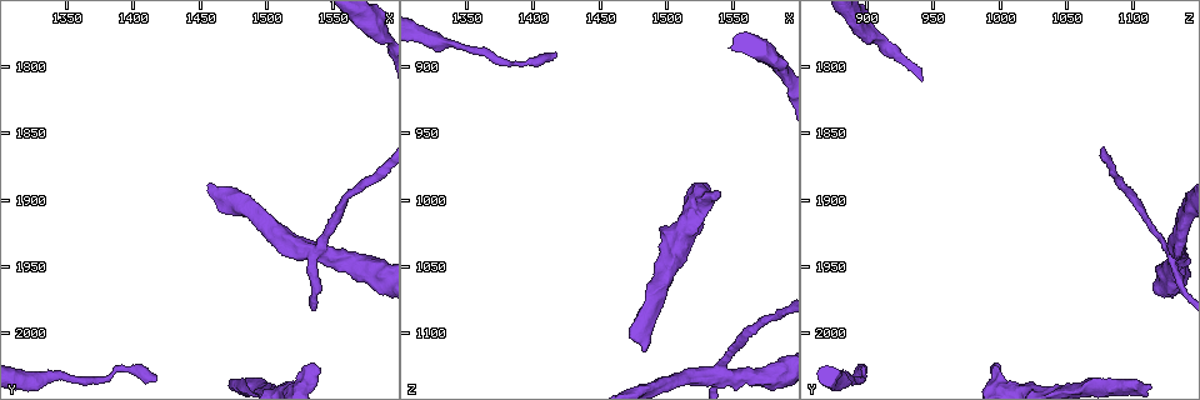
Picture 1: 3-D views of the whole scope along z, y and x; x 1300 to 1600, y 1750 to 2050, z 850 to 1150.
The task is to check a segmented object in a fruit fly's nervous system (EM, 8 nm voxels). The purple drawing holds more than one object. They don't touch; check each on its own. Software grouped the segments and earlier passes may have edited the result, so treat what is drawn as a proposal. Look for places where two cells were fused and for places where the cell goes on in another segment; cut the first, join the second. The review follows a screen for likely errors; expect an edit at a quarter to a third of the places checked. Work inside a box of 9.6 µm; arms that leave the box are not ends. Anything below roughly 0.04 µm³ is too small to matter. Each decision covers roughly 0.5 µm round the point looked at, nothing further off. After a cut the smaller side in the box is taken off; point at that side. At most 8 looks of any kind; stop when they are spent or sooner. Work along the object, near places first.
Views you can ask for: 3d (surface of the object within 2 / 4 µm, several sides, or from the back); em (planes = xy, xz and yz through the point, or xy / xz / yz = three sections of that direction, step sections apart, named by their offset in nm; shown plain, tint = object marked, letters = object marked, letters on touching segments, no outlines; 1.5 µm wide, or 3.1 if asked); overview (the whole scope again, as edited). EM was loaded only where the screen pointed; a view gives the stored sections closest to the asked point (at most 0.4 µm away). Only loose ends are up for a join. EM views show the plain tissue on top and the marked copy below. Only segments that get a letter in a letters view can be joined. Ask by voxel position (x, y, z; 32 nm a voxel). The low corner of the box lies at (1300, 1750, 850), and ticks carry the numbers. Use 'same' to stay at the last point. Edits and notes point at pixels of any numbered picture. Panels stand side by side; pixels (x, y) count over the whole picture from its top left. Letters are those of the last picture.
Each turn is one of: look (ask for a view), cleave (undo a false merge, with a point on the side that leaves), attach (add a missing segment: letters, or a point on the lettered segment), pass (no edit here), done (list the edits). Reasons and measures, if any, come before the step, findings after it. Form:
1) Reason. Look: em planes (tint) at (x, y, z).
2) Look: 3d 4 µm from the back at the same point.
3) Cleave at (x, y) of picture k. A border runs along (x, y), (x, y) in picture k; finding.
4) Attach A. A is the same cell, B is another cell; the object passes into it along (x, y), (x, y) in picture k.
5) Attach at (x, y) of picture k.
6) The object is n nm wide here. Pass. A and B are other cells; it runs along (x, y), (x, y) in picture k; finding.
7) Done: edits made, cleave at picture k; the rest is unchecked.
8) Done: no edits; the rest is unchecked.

Look: 3d 4 µm at (1534, 2024, 996).

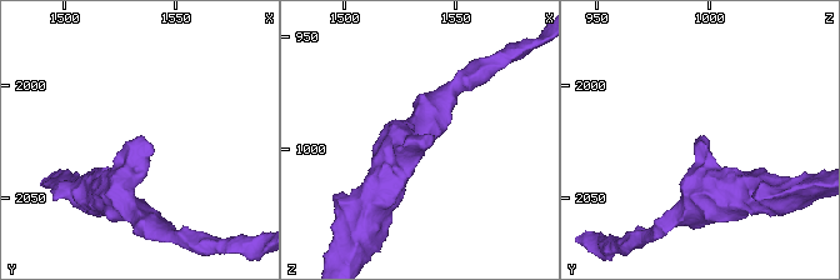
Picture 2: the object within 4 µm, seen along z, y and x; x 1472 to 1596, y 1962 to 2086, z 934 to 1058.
Shape alone is not enough. Look: em planes (letters) at (1534, 2022, 996).

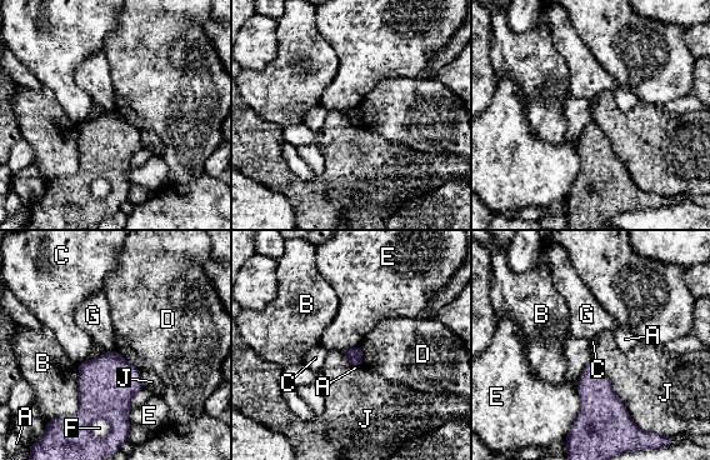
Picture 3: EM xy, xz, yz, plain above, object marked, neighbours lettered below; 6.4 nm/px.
The longest contact is with J, 500 nm. Pass. A, B, C, D, E, F, G and J are other cells; a border runs along (108, 350), (114, 351) in picture 3; no lettered segment goes on from it.

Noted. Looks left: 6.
Thin end. Look: em yz step 8 (tint) at (1420, 2032, 888).

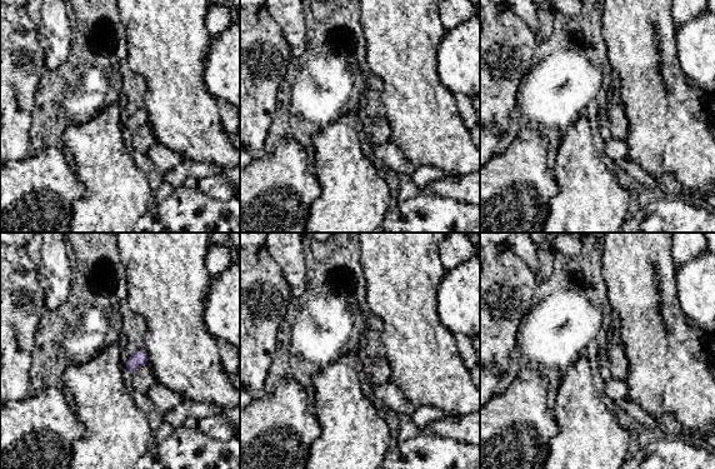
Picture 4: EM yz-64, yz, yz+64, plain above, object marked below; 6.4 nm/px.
Another direction. Look: em planes (tint) at the same point.

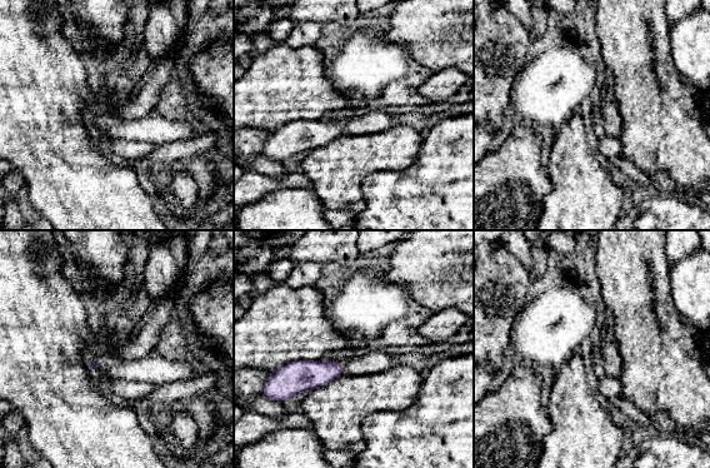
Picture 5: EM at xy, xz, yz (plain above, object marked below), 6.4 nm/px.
Look: em planes (letters) at the same point.

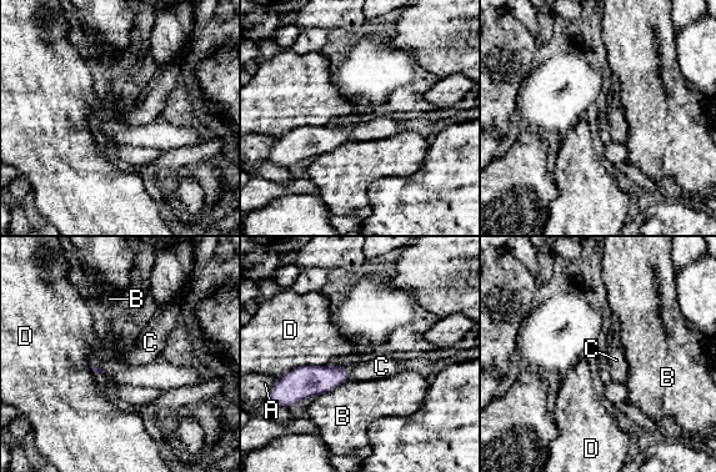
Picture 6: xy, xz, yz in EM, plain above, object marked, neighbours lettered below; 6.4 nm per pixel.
The longest contact is with D, 340 nm. Pass. A, B, C and D are other cells; none of them fits.

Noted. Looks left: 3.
Four-way junction. Look: 3d 4 µm from the back at (1544, 1940, 1130).

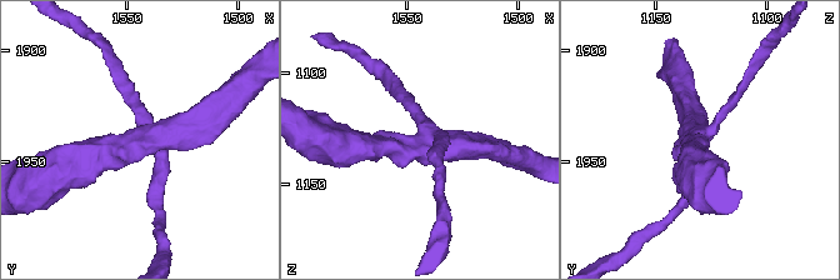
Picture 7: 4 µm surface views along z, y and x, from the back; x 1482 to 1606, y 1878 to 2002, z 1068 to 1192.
4 arms meet here; need the tissue. Look: em planes (letters) at (1544, 1938, 1132).

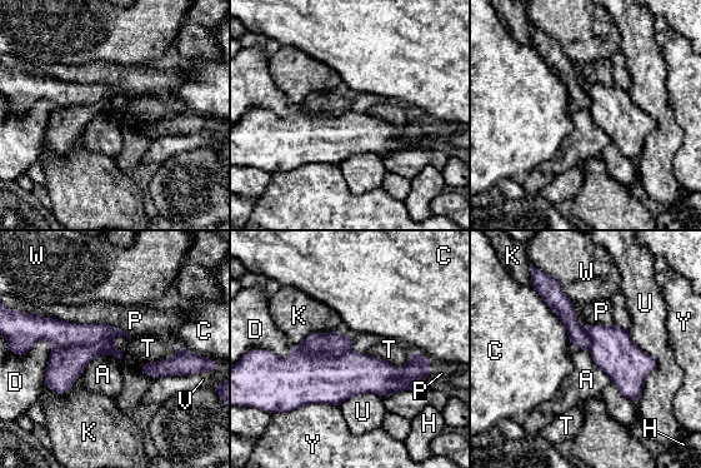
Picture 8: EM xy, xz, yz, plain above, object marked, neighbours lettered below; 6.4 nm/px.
The longest contact is with P, 550 nm. Cleave at (66, 364) of picture 8. A, C, D, H, K, P, T, U, V, W and Y are other cells; the part that leaves runs along (560, 295), (560, 304), (585, 345) in picture 8; a second cell is stuck on.

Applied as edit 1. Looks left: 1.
Done: edits made, cleave at picture 8; the rest is unchecked.

